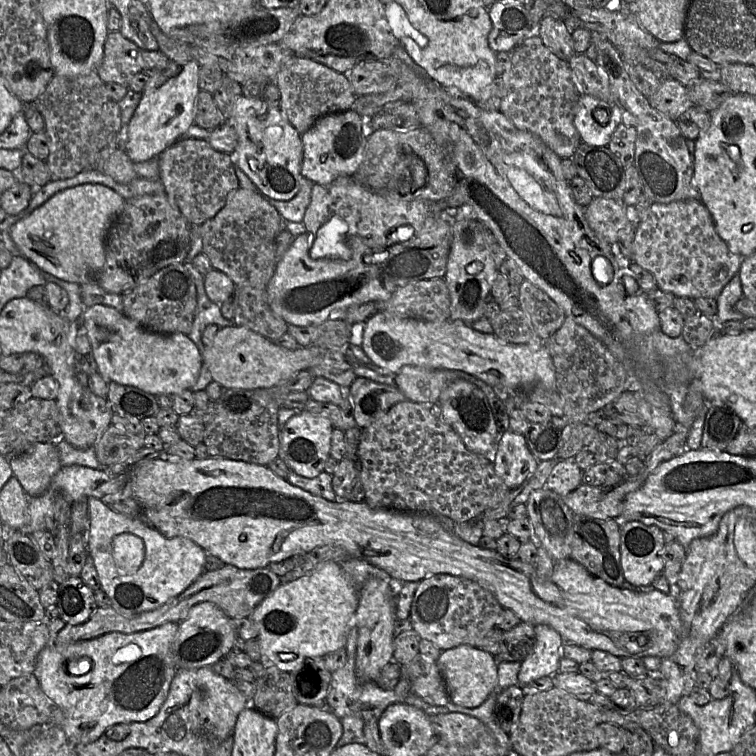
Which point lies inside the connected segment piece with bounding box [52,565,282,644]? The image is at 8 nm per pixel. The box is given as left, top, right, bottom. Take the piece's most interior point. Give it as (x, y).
(237, 592)

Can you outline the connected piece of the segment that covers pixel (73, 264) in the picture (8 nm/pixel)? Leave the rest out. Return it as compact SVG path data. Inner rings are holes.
M101 184L78 185L55 194L28 216L17 221L11 227L10 235L22 256L42 272L79 285L97 282L97 275L103 269L106 260L108 232L124 206L125 199L111 188Z

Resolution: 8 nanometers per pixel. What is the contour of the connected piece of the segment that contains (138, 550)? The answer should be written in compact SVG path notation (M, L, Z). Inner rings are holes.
M130 533L117 535L113 540L113 558L123 573L134 574L145 558L143 540Z

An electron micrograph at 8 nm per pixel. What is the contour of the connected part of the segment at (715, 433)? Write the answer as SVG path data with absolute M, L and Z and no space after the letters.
M707 402L707 410L701 439L702 449L724 451L737 434L741 419L723 402Z

